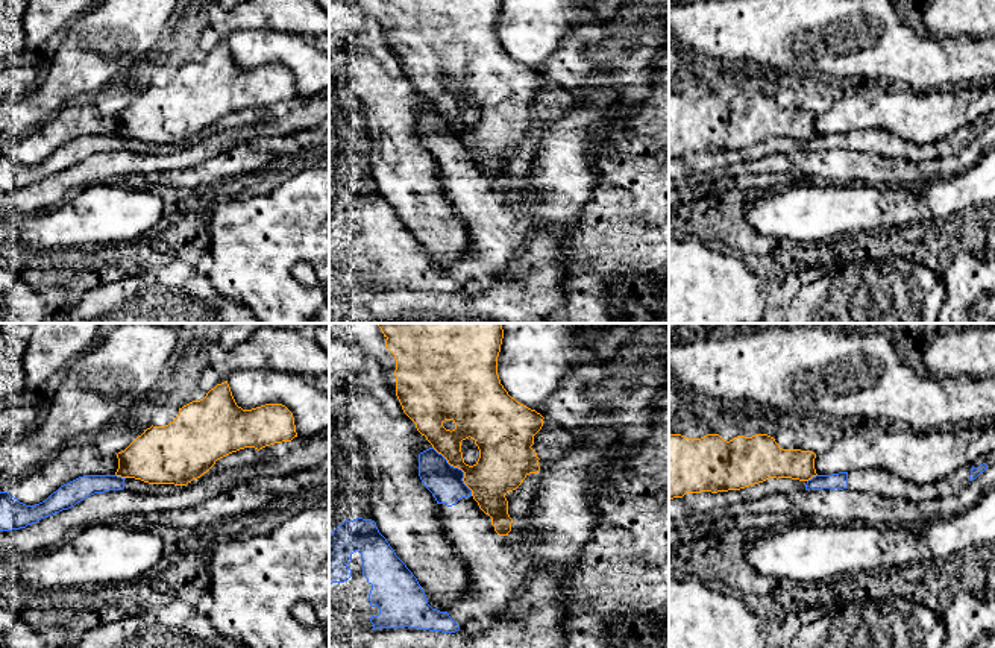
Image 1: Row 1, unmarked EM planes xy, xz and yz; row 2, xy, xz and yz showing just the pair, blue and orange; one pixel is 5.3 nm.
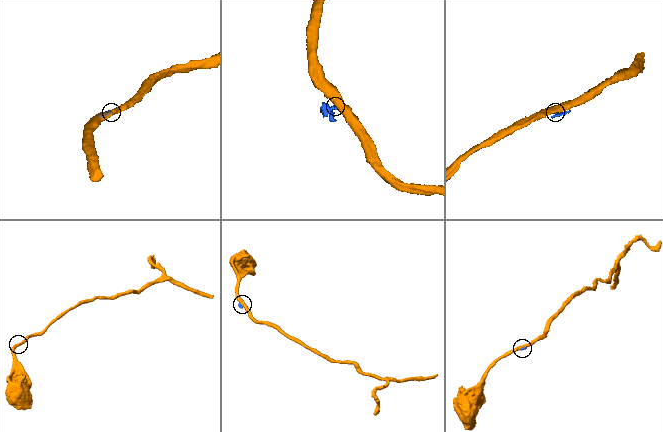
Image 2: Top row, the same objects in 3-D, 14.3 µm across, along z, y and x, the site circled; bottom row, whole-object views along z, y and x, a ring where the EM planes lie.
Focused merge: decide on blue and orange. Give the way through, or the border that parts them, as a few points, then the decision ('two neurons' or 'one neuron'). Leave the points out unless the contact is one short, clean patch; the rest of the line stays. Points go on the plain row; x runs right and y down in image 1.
border xz (433, 106), (463, 132), (463, 143), (472, 155); two neurons

